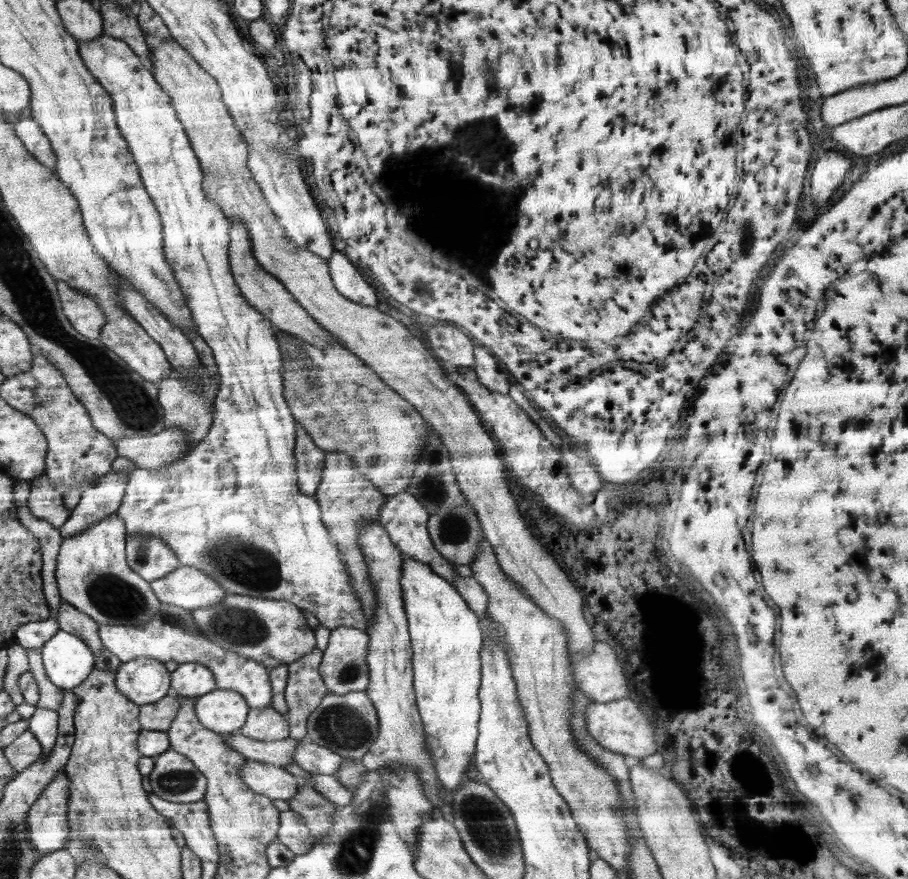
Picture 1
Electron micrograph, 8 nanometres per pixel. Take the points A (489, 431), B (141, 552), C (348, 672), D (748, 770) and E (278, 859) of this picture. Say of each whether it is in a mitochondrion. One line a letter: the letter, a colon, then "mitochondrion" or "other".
A: other
B: mitochondrion
C: mitochondrion
D: other
E: other

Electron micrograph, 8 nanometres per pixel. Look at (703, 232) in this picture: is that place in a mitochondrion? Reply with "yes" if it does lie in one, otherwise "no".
no

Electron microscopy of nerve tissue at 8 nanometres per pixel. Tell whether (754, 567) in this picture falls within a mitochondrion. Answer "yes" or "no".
no

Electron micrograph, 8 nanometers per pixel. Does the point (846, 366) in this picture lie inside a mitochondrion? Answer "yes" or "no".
no

